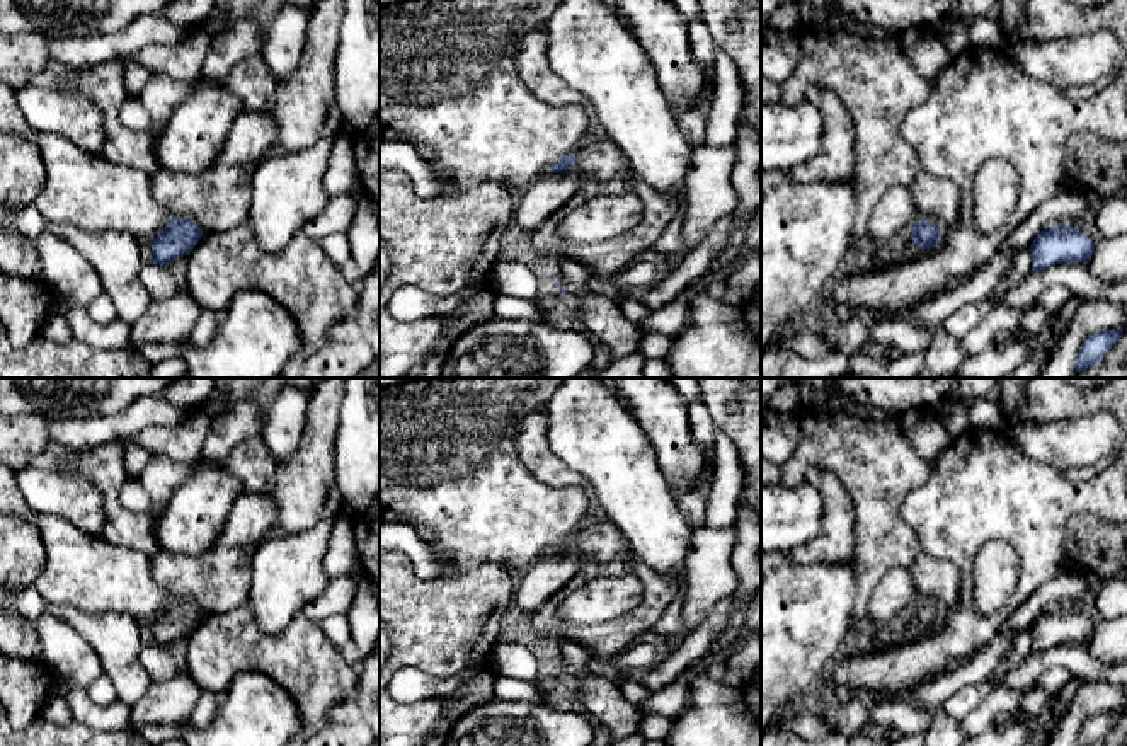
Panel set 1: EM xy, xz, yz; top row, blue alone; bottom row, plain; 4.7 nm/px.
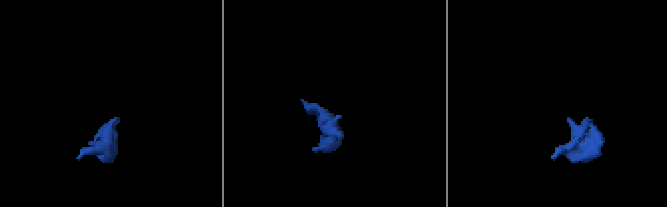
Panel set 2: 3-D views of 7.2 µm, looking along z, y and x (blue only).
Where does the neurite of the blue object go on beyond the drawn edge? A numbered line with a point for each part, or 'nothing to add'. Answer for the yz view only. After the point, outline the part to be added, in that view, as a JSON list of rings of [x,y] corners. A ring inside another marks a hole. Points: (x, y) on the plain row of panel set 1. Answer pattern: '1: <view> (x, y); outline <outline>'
1: yz (937, 581); outline [[[919,554],[909,567],[914,579],[916,603],[952,608],[960,598],[960,571],[947,559]]]

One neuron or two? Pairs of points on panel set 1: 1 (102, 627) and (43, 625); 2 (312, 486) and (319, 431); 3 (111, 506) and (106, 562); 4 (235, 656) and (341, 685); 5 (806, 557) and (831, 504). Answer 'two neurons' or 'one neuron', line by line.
1: two neurons
2: one neuron
3: two neurons
4: one neuron
5: one neuron

